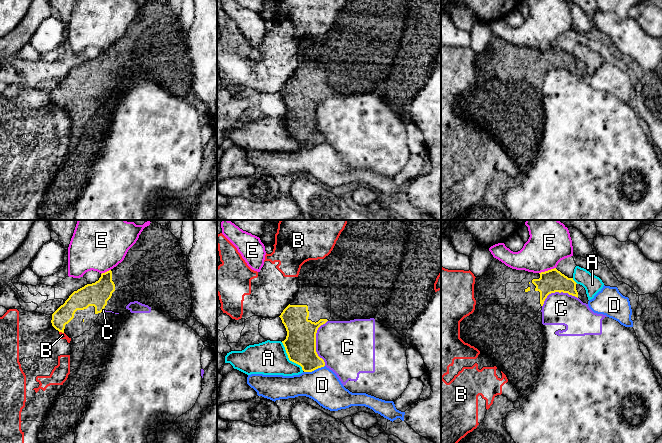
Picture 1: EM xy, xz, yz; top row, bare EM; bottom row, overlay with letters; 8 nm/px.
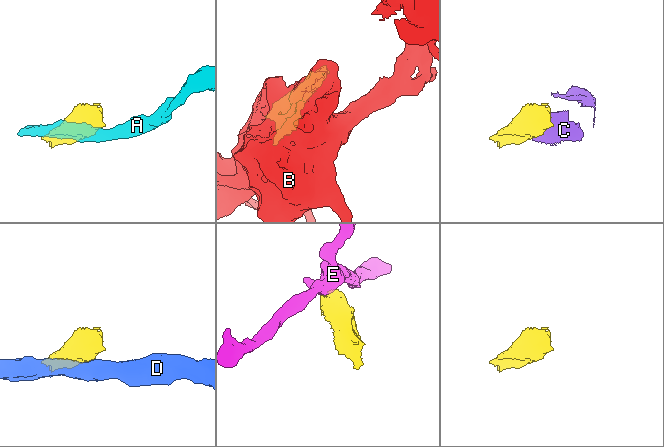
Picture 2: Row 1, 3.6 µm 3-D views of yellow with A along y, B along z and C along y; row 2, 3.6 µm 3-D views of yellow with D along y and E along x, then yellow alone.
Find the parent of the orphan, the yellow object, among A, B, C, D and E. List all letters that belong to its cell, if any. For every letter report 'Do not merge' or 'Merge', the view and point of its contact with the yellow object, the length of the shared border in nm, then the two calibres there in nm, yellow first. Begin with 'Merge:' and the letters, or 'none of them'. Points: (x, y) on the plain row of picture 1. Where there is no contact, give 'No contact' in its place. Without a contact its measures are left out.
Merge: none of them
A: Do not merge. Touches yellow at xz (288, 133). Shared border 300 nm. Thickness 260 nm (yellow) against 280 nm
B: Do not merge. Touches yellow at xy (61, 107). Shared border 40 nm. Thickness 150 nm (yellow) against 50 nm
C: Do not merge. Touches yellow at xz (315, 118). Shared border 360 nm. Thickness 260 nm (yellow) against 420 nm
D: Do not merge. Touches yellow at xz (314, 145). Shared border 180 nm. Thickness 260 nm (yellow) against 280 nm
E: Do not merge. Touches yellow at yz (548, 46). Shared border 140 nm. Thickness 190 nm (yellow) against 320 nm

